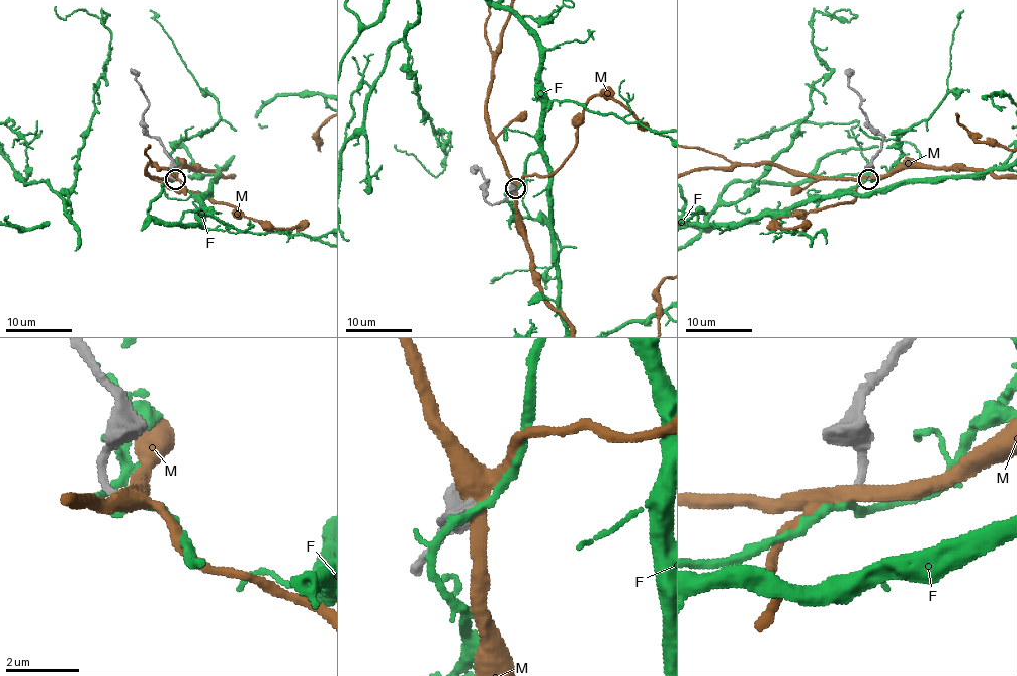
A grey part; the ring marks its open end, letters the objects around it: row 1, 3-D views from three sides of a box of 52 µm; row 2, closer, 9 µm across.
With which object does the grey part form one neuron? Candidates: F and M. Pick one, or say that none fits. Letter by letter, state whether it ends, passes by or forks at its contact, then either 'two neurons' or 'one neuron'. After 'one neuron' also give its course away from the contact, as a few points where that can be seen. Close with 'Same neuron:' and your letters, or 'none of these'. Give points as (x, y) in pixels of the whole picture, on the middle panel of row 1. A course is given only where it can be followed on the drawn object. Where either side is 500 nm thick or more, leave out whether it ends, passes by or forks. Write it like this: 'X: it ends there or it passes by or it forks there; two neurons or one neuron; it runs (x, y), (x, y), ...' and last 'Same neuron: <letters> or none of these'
F: it passes by; two neurons
M: it forks there; two neurons
Same neuron: none of these

